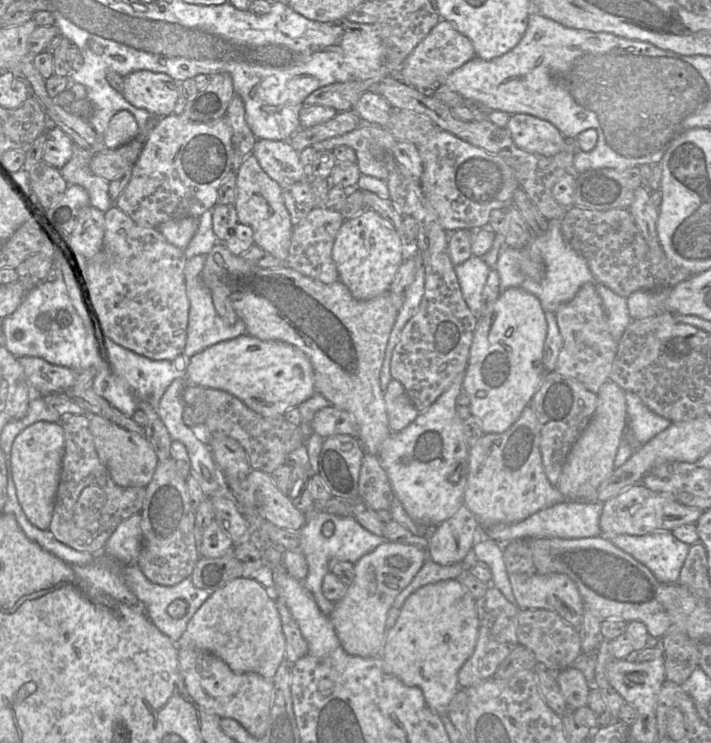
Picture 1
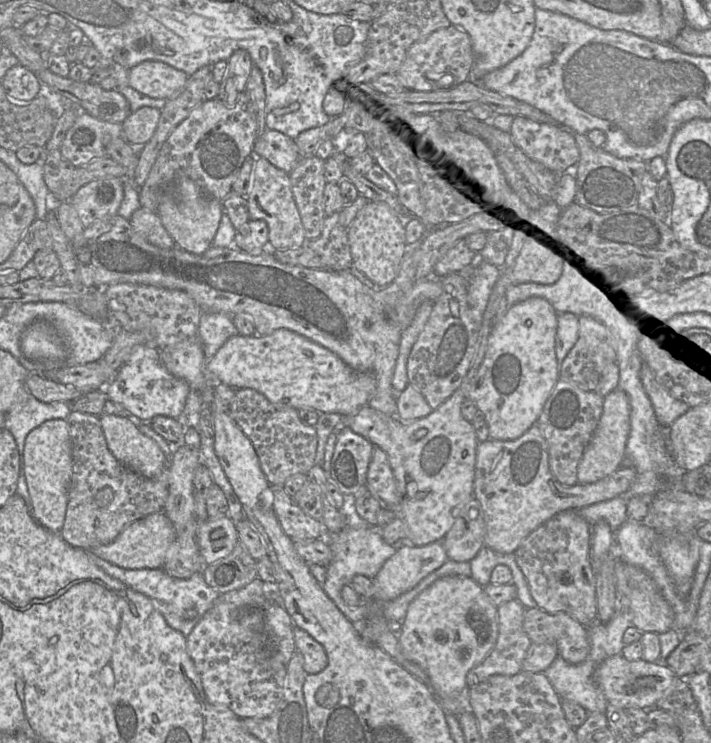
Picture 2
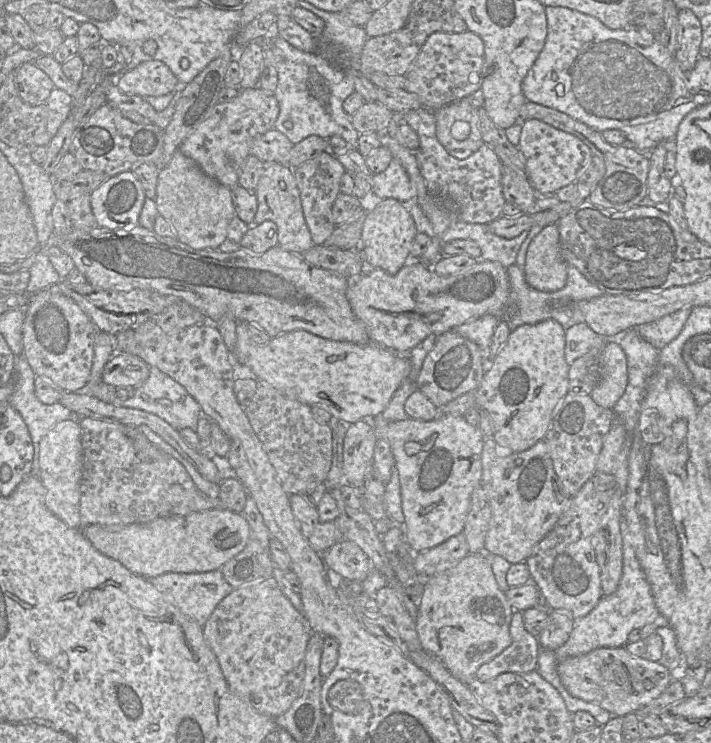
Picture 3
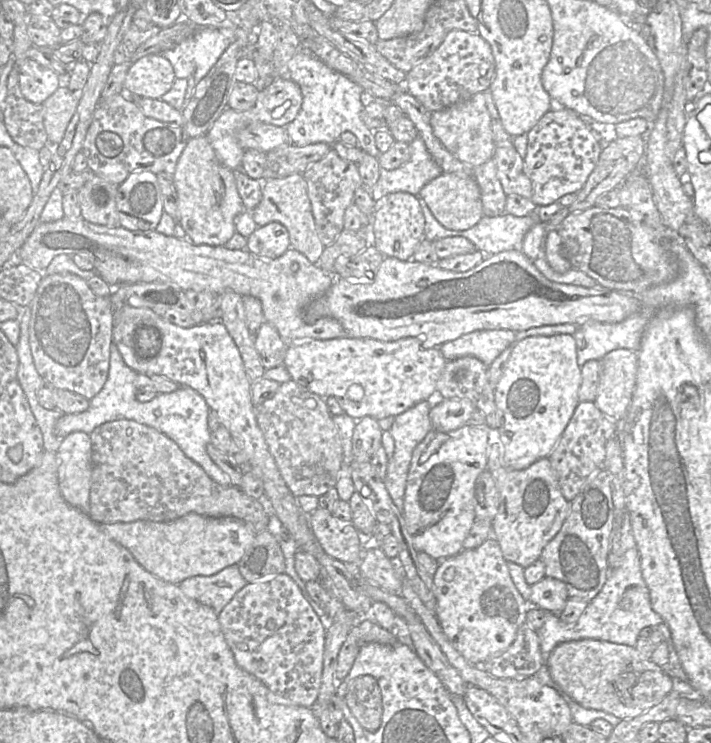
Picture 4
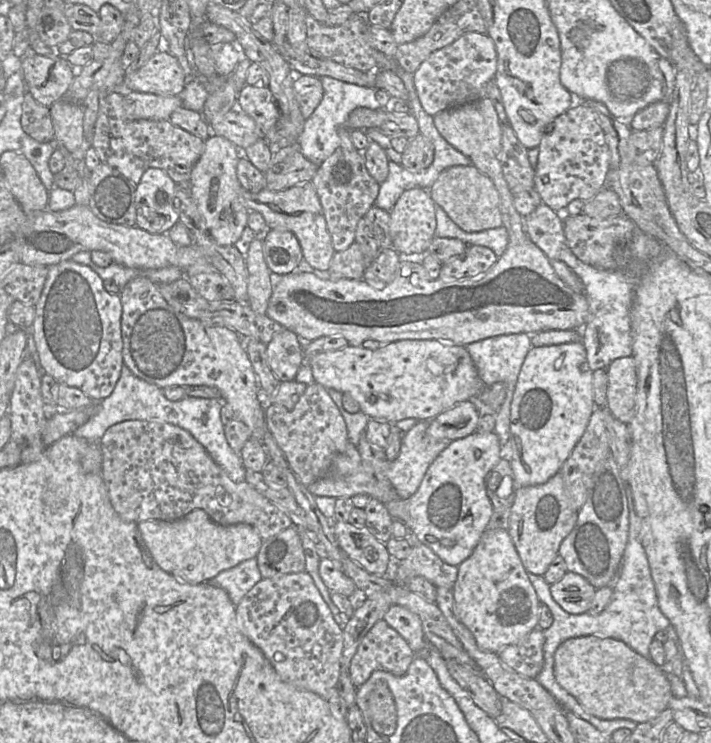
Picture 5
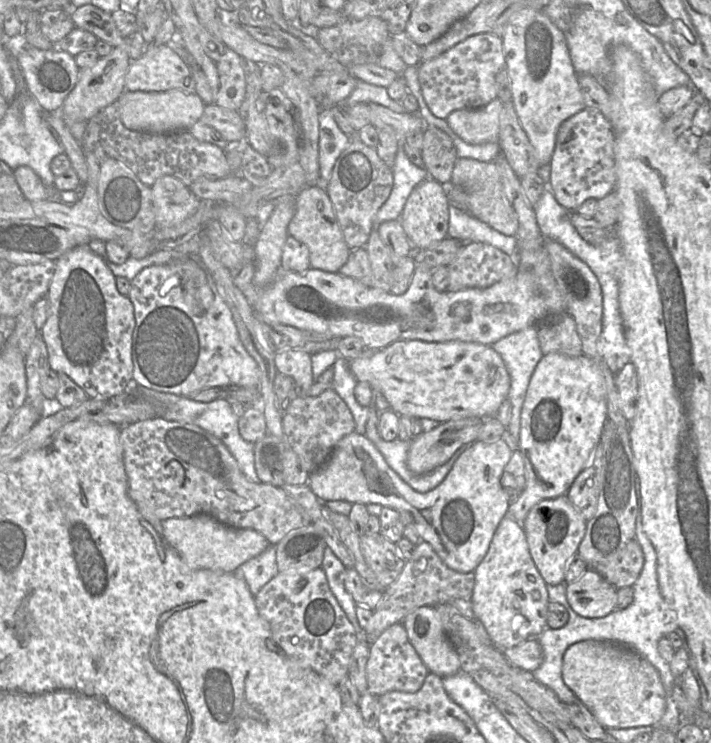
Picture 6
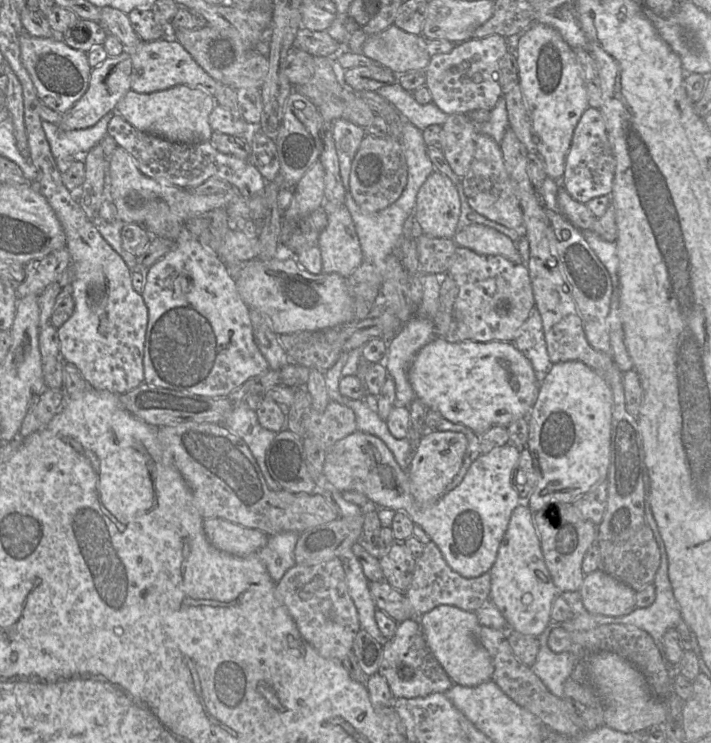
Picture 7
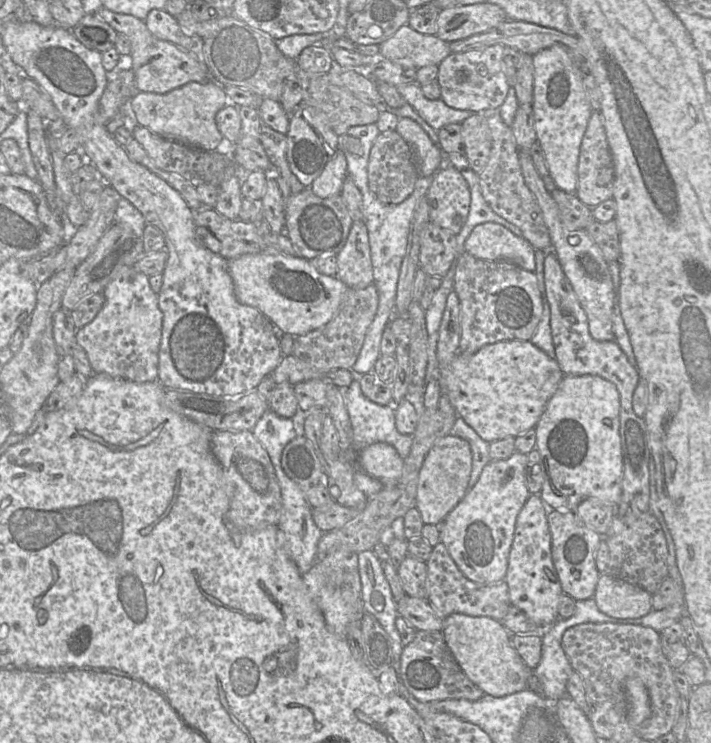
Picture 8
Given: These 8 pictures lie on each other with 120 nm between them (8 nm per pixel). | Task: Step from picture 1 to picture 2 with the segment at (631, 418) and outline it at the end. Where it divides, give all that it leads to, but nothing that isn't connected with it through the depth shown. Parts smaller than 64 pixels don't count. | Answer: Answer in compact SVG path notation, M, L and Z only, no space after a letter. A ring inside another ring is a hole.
M643 362L640 378L643 387L651 400L657 421L662 427L669 427L690 407L672 397L667 390L657 382L652 370Z

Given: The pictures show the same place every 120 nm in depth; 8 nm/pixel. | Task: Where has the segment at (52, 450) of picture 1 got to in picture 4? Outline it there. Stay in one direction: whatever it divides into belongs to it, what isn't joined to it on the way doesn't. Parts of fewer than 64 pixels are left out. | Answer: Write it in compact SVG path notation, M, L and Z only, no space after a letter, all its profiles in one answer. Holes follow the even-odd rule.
M75 431L60 439L58 485L63 499L88 514L92 476L92 446L90 436Z

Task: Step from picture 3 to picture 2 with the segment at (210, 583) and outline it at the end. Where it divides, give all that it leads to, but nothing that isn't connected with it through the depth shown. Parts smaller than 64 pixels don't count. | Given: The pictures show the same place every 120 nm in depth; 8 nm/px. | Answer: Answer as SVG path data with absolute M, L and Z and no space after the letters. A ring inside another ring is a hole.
M89 553L88 555L92 562L106 574L147 596L167 624L184 636L190 634L220 595L205 582L202 572L196 572L186 579L179 579L168 575L162 568L127 569L112 564L95 554Z

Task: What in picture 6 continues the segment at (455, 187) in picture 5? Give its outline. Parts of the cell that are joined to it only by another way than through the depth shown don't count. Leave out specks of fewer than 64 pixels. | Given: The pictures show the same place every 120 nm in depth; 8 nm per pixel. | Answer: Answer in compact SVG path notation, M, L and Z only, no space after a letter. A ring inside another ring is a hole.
M471 158L457 159L451 184L467 194L466 212L506 236L515 236L518 221L504 193L497 167L493 161L480 162Z

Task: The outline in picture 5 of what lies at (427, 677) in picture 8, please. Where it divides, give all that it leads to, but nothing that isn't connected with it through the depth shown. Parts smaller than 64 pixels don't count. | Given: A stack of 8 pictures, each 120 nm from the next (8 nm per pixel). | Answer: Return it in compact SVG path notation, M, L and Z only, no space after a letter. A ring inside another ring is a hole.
M379 620L365 635L350 662L351 682L358 688L377 670L402 676L415 657L401 635L387 622Z

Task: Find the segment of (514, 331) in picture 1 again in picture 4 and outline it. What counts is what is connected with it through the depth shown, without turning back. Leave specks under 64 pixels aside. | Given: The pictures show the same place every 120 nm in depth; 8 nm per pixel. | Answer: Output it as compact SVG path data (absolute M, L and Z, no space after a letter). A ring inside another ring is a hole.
M572 335L531 336L512 345L505 370L494 388L495 404L502 414L498 430L506 467L523 470L541 458L548 458L580 402L580 384L581 367L577 362L576 341ZM450 399L431 407L429 419L433 430L449 432L468 424L475 406L468 399Z

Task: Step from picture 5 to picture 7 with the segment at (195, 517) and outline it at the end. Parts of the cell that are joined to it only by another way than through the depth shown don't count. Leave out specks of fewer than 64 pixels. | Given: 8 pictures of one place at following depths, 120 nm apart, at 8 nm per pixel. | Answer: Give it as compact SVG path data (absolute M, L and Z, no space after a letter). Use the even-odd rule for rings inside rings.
M204 518L203 530L208 541L218 550L235 556L247 556L263 548L269 535L222 518Z

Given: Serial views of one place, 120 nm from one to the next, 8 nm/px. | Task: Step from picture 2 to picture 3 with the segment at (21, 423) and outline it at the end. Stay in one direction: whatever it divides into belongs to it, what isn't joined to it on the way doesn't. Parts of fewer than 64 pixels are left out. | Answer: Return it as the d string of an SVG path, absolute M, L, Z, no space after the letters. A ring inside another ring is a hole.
M24 355L17 357L15 388L9 404L21 415L34 445L31 475L39 477L39 443L57 423L72 419L73 413L60 402L46 405L35 394L36 374Z

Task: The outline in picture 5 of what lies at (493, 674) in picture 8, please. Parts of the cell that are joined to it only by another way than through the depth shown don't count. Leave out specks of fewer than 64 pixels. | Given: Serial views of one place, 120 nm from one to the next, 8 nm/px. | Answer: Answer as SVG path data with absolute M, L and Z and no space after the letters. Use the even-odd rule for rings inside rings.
M392 605L383 620L401 635L416 655L430 645L425 639L420 617L406 607Z

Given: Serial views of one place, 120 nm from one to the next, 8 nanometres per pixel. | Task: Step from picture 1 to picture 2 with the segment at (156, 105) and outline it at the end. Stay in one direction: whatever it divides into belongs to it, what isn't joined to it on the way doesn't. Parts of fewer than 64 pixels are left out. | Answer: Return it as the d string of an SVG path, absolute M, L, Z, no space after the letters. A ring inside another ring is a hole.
M145 61L131 68L127 85L140 94L153 99L169 100L187 81L187 75L158 61Z

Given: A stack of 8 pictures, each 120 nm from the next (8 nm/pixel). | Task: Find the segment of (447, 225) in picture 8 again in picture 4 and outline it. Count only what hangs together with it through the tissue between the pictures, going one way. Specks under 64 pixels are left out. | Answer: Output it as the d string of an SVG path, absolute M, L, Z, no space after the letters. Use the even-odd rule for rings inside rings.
M406 192L390 194L379 201L377 210L371 219L371 244L385 257L394 257L401 261L413 260L413 255L424 239L425 218L419 196Z

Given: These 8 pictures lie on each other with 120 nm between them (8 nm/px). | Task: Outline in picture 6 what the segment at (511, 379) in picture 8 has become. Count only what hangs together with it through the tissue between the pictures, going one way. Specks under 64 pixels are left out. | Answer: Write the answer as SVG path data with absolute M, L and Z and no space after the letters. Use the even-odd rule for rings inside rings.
M395 341L350 360L349 367L358 382L368 382L374 391L386 399L388 408L399 416L432 419L440 423L463 418L493 417L507 399L510 389L510 376L501 356L491 345L474 342Z

